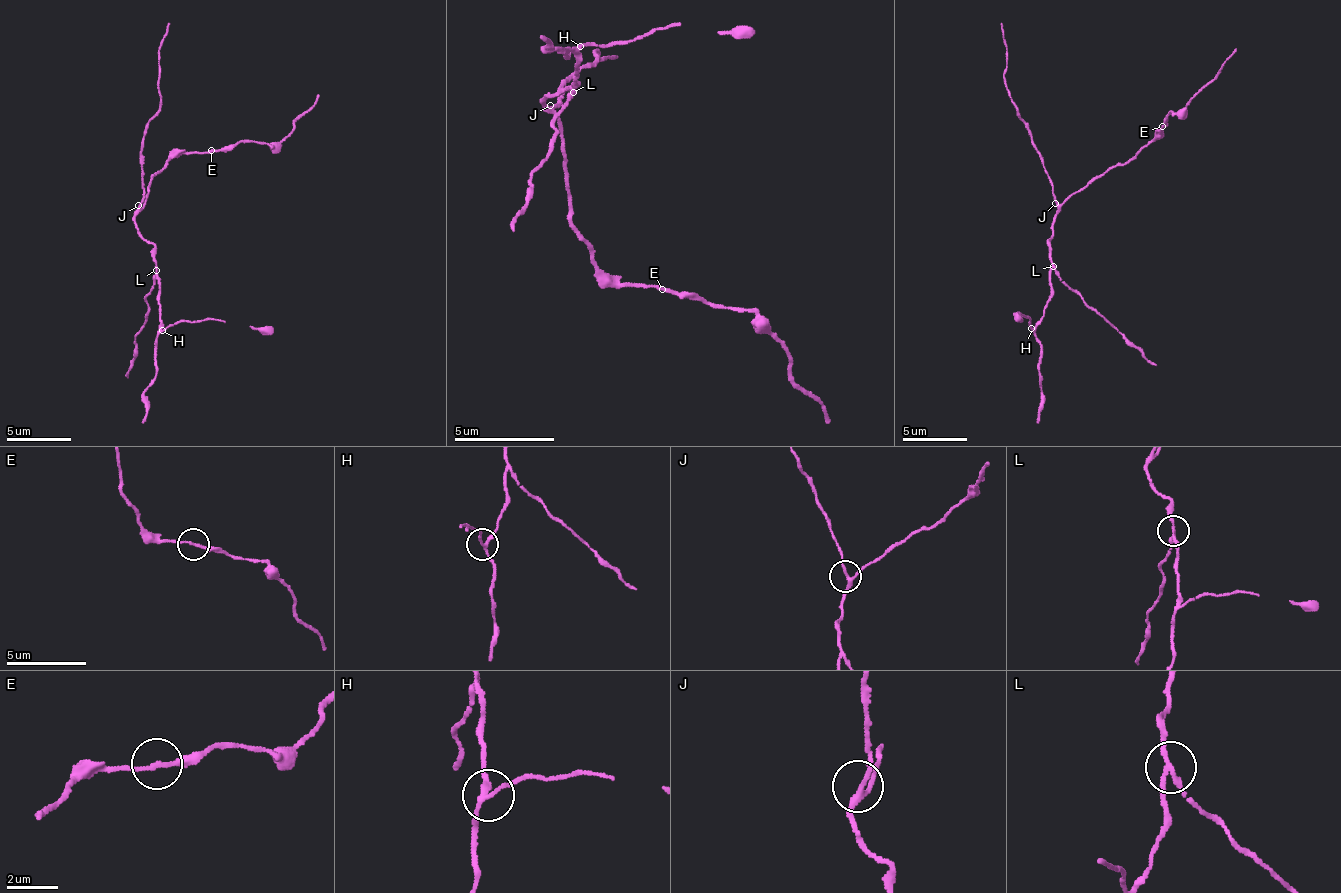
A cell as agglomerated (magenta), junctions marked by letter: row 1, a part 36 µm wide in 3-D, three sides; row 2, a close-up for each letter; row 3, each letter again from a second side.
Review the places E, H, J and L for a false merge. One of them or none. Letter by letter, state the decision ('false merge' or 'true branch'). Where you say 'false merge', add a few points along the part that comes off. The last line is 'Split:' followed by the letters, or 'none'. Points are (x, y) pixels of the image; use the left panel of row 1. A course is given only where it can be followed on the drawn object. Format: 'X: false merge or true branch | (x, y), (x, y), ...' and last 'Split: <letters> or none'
E: true branch
H: true branch
J: true branch
L: false merge | (157, 269), (145, 300), (146, 319), (134, 337), (135, 358), (127, 377)
Split: L

